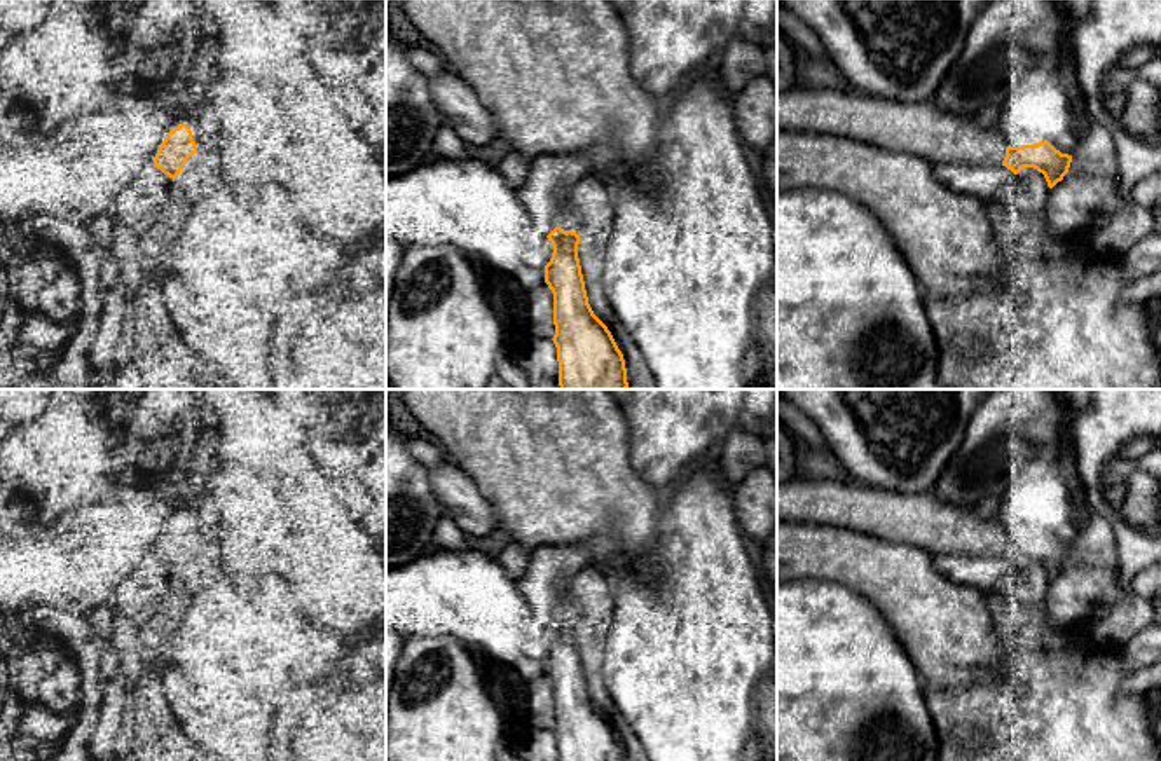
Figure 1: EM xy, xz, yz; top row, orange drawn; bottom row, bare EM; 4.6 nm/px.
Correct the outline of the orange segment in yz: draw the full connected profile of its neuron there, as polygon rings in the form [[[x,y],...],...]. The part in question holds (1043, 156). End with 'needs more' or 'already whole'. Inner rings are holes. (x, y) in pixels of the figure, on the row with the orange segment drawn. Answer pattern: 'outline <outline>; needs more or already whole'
outline [[[794,87],[777,93],[777,129],[836,134],[876,145],[890,152],[904,152],[925,159],[932,168],[939,162],[1002,164],[1018,175],[1034,168],[1053,189],[1068,173],[1072,155],[1061,154],[1049,141],[1007,147],[993,126],[983,129],[974,117],[958,117],[936,108],[932,103],[897,103],[854,89]]]; needs more

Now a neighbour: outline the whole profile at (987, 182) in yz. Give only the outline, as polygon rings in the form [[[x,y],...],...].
[[[939,162],[934,176],[957,194],[969,194],[988,202],[1013,202],[1023,213],[1039,213],[1049,197],[1049,187],[1042,173],[1034,180],[1018,180],[1002,164],[960,164]]]

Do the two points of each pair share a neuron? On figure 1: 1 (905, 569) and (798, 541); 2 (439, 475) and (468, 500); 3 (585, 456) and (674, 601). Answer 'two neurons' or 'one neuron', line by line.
1: one neuron
2: one neuron
3: two neurons

